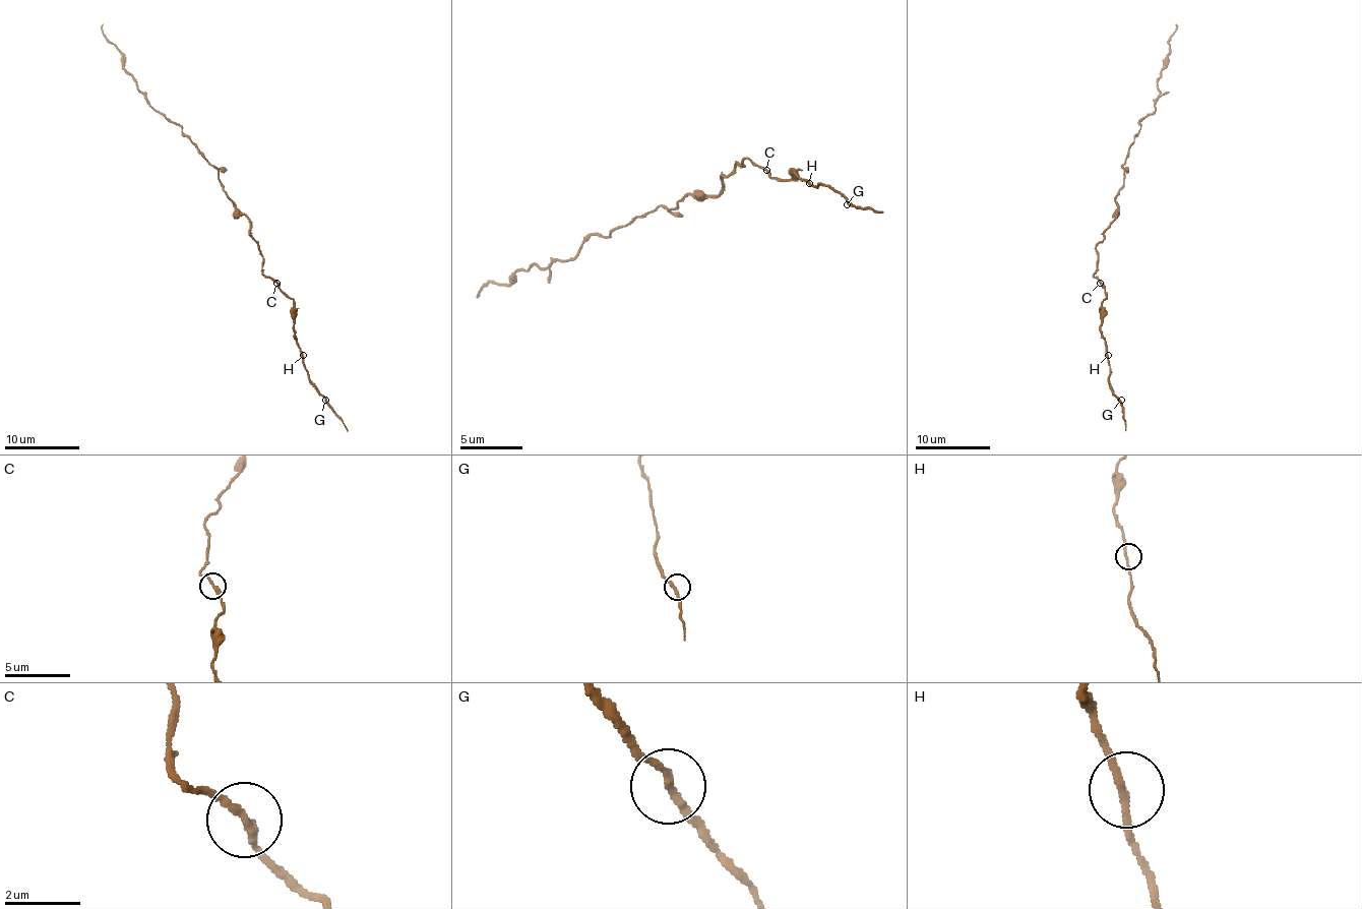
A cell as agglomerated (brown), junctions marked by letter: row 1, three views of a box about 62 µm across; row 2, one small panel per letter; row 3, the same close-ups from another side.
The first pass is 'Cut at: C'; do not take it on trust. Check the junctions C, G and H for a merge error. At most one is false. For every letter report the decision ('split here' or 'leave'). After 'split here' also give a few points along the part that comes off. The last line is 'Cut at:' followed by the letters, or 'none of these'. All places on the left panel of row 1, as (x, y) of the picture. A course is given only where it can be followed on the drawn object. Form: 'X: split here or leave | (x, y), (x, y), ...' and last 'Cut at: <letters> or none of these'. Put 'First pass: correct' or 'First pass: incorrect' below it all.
C: leave
G: leave
H: leave
Cut at: none of these
First pass: incorrect

